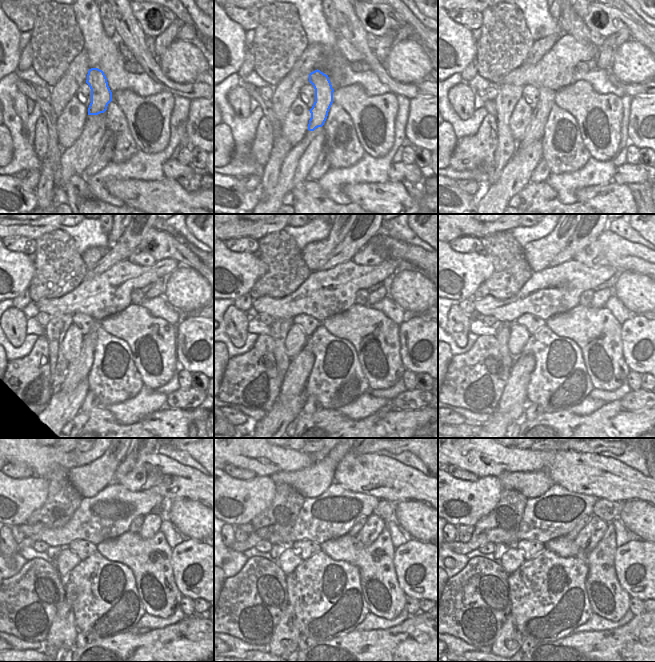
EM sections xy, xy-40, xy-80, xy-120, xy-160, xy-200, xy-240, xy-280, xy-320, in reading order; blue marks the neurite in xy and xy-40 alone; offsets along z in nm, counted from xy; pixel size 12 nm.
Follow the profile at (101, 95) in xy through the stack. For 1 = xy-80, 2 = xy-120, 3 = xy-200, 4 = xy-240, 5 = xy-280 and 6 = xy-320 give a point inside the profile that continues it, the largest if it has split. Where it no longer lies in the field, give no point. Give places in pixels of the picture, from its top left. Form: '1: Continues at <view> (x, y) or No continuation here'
1: Continues at xy-80 (535, 130)
2: Continues at xy-120 (78, 369)
3: Continues at xy-200 (515, 392)
4: Continues at xy-240 (62, 634)
5: Continues at xy-280 (285, 639)
6: Continues at xy-320 (509, 641)

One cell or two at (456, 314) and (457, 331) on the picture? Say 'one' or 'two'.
one

